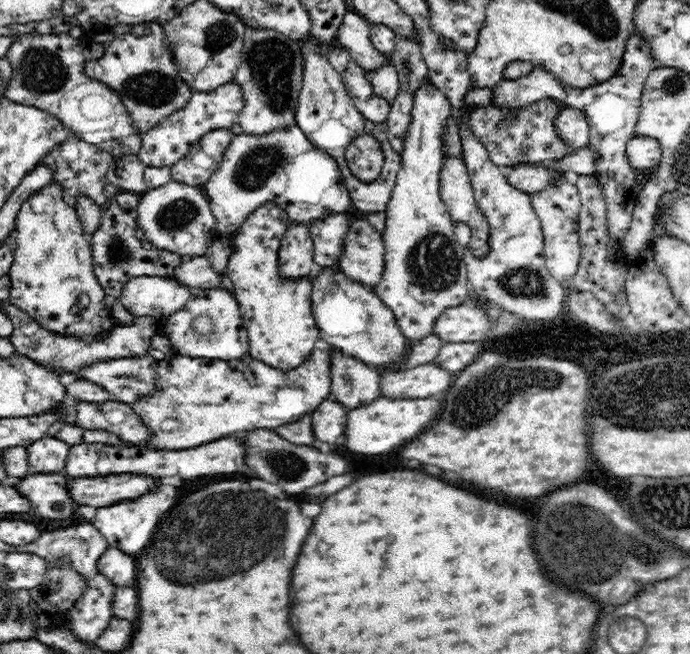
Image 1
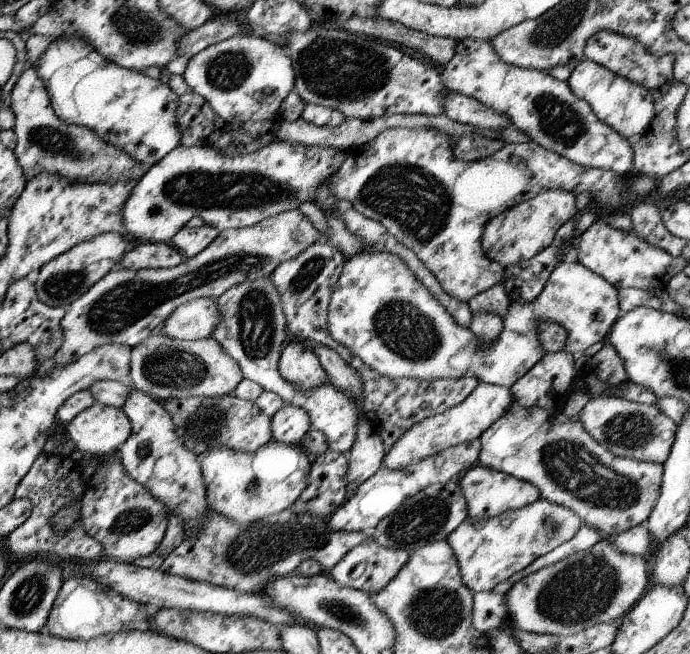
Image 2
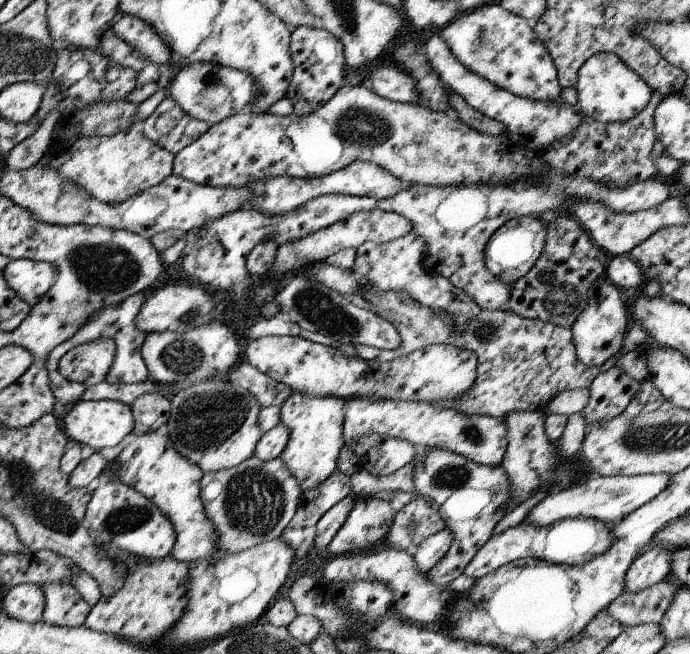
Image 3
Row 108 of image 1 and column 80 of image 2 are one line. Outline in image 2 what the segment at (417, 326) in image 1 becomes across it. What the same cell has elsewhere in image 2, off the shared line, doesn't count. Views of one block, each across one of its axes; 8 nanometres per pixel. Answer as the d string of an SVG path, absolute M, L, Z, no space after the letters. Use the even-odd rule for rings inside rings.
M97 401L93 406L79 412L66 428L70 443L76 450L98 458L102 458L107 453L118 453L120 447L132 436L132 429L132 420L123 409L100 404Z

